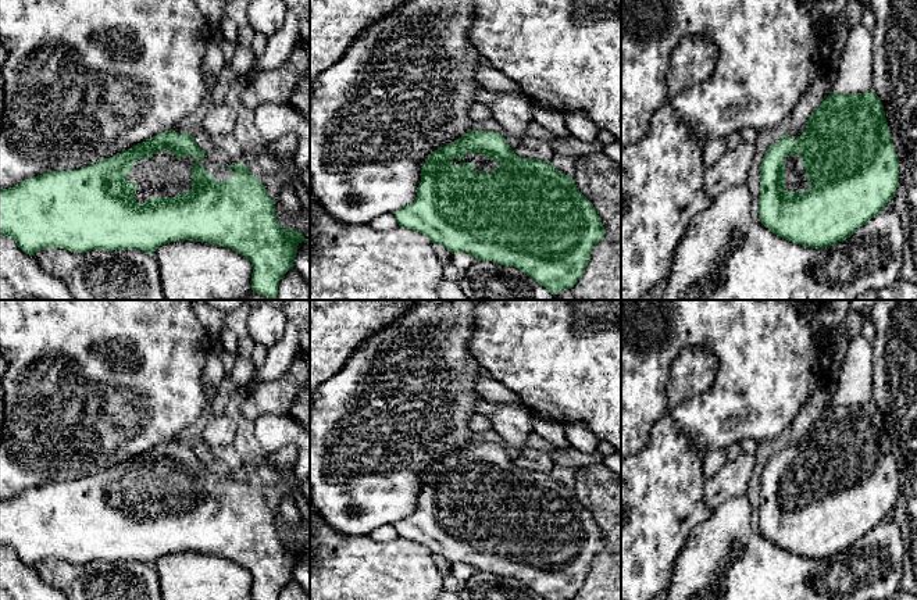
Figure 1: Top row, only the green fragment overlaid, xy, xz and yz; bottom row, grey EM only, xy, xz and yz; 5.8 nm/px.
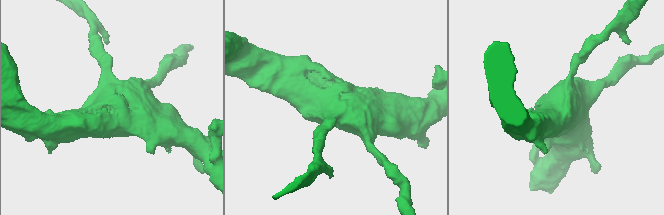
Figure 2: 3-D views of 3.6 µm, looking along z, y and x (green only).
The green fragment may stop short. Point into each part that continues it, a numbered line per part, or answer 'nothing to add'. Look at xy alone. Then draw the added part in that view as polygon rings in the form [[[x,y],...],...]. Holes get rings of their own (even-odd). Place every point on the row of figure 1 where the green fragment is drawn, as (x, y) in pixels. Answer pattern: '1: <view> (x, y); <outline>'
1: xy (163, 175); [[[168,149],[154,153],[151,158],[138,160],[126,181],[136,183],[136,201],[146,203],[150,197],[178,197],[192,189],[192,165],[201,164],[215,181],[229,181],[235,169],[220,169],[207,157],[176,158]]]

